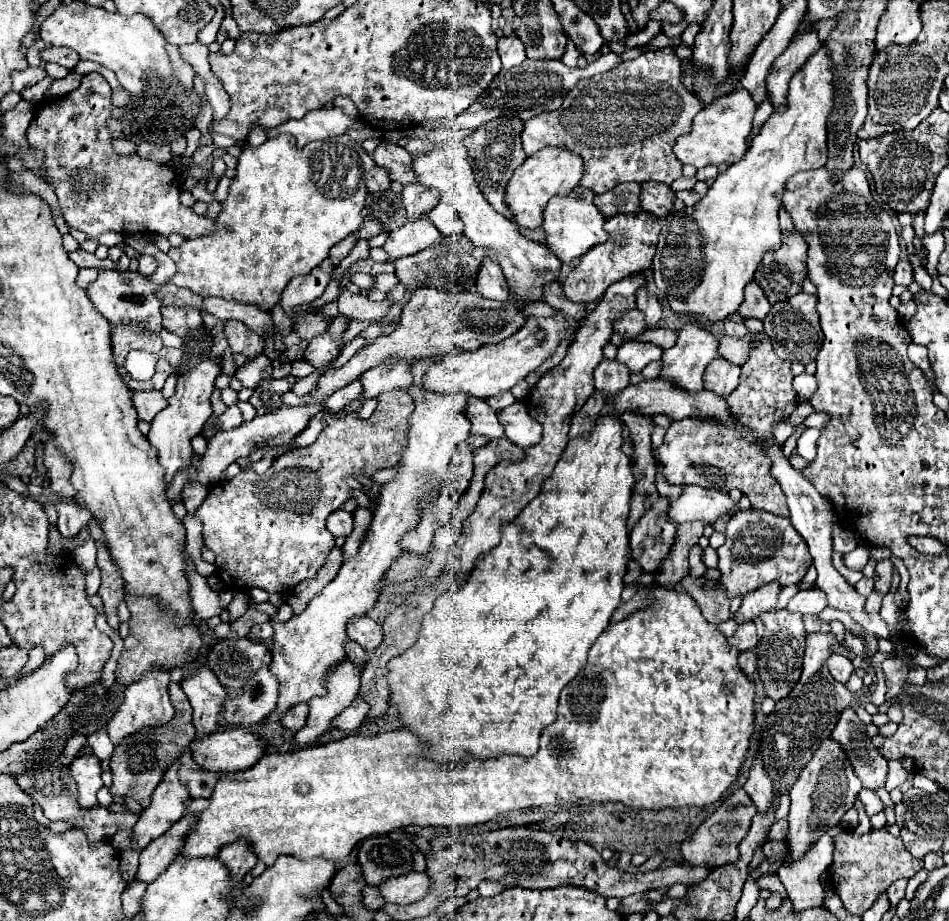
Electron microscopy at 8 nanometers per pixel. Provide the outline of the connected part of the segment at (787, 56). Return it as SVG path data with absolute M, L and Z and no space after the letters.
M810 30L806 34L796 36L786 48L786 52L778 56L778 60L774 60L774 66L770 68L770 76L766 78L766 90L770 96L772 108L786 106L786 92L788 92L788 84L794 72L798 72L798 68L802 68L802 64L806 64L806 60L820 46L822 44L818 40L816 30Z

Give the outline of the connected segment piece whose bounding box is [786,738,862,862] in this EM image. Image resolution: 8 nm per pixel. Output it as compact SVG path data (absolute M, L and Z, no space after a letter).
M826 738L814 758L808 762L808 766L802 770L798 782L790 790L790 812L788 812L788 832L786 832L786 846L788 846L788 858L786 862L800 860L810 844L816 844L816 840L832 826L840 826L842 816L846 810L850 810L858 798L858 792L862 790L860 780L854 776L854 770L850 768L850 762L846 760L846 752L838 742L832 738Z

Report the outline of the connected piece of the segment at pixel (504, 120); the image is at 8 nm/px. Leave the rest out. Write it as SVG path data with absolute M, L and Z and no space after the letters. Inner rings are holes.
M502 116L498 120L490 120L490 124L482 124L482 128L476 128L470 136L464 138L464 146L468 150L468 160L472 164L474 176L478 180L478 186L484 194L484 198L492 204L492 208L500 214L504 214L506 218L512 220L512 214L508 212L506 204L504 204L504 186L508 182L508 178L512 176L512 172L528 158L524 148L522 148L522 134L524 122L512 116Z

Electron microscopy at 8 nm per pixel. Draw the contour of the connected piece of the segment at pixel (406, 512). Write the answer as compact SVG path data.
M422 390L424 394L424 402L416 402L416 410L412 412L412 416L408 418L408 424L410 424L410 430L408 430L408 446L406 450L402 452L402 466L400 466L400 472L396 474L396 478L388 484L384 484L384 490L382 490L382 496L380 496L380 502L378 502L378 508L374 510L374 520L370 524L370 532L366 536L366 540L360 544L360 550L358 554L344 562L338 576L318 594L310 600L308 608L296 616L296 618L290 618L288 622L274 622L274 660L270 664L270 670L274 670L274 676L278 676L278 682L280 682L280 688L278 688L278 704L276 704L276 710L264 720L264 732L262 732L262 744L266 746L282 746L284 744L284 728L282 728L282 712L288 712L294 704L300 704L300 702L308 702L310 698L314 696L324 696L326 694L326 688L322 686L322 678L328 674L328 670L338 664L340 660L346 658L346 642L350 640L346 636L346 622L354 616L364 616L372 606L374 602L378 600L378 592L380 588L384 586L382 584L382 578L386 574L386 570L390 568L390 564L402 556L402 548L398 546L398 540L402 538L402 534L410 528L416 528L418 524L418 516L420 516L420 510L416 508L416 502L418 498L428 498L432 496L432 490L438 488L444 480L446 480L446 472L448 472L448 464L450 464L450 458L452 458L452 452L454 448L468 438L470 434L470 422L468 418L464 416L464 408L466 408L466 402L468 402L468 396L446 396L446 394L434 394L434 392L426 392Z

